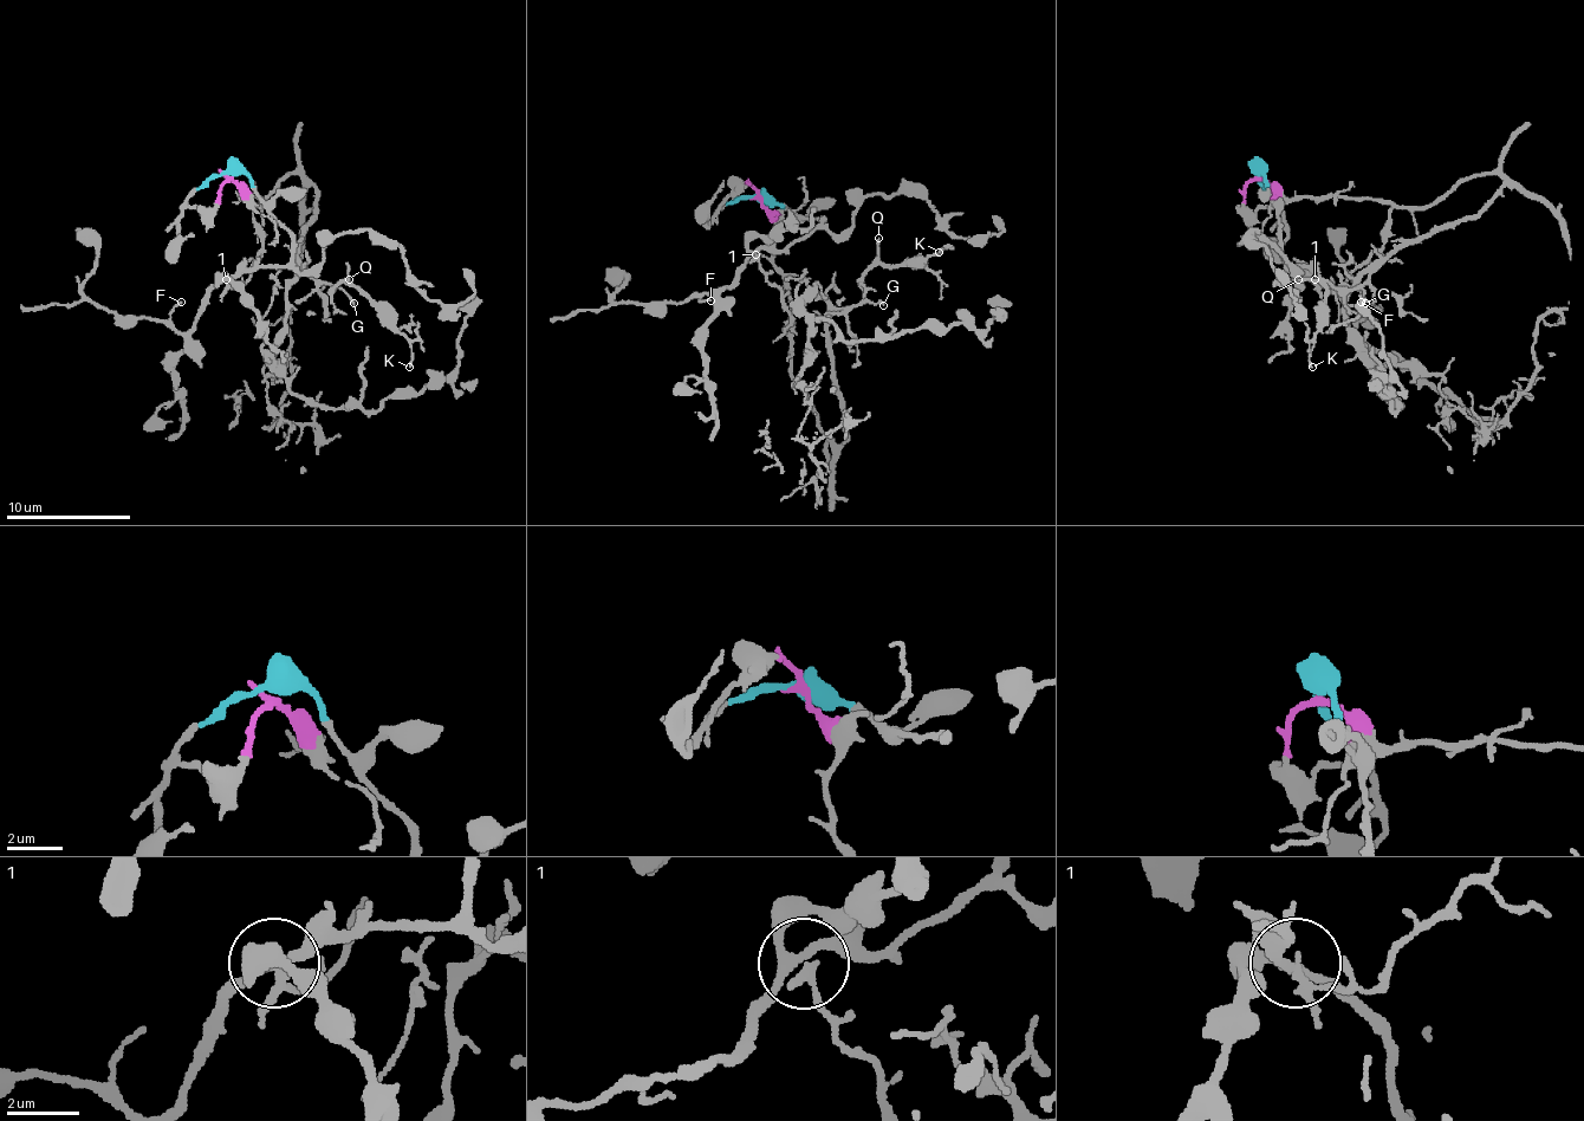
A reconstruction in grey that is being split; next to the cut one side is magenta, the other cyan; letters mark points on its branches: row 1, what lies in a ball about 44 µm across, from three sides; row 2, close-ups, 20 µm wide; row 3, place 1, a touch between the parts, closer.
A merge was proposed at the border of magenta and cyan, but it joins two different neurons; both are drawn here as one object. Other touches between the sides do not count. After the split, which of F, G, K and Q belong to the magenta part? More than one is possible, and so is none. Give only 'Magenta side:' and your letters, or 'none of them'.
Magenta side: G, K, Q

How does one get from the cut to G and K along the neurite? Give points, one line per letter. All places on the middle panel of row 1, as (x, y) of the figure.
G: (755, 198), (790, 295), (790, 369), (836, 444), (845, 416), (826, 323), (845, 306), (882, 304)
K: (755, 198), (790, 295), (790, 369), (839, 444), (845, 416), (826, 323), (864, 298), (874, 266), (939, 251)

